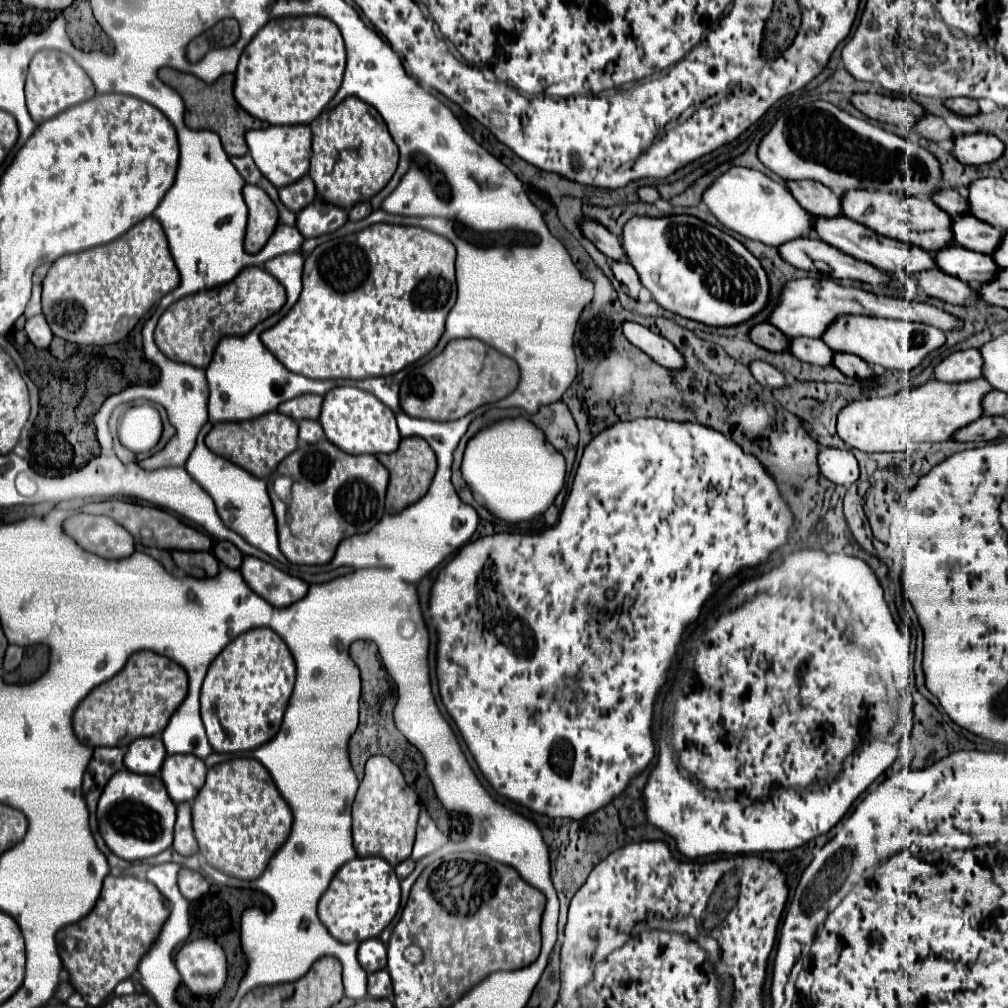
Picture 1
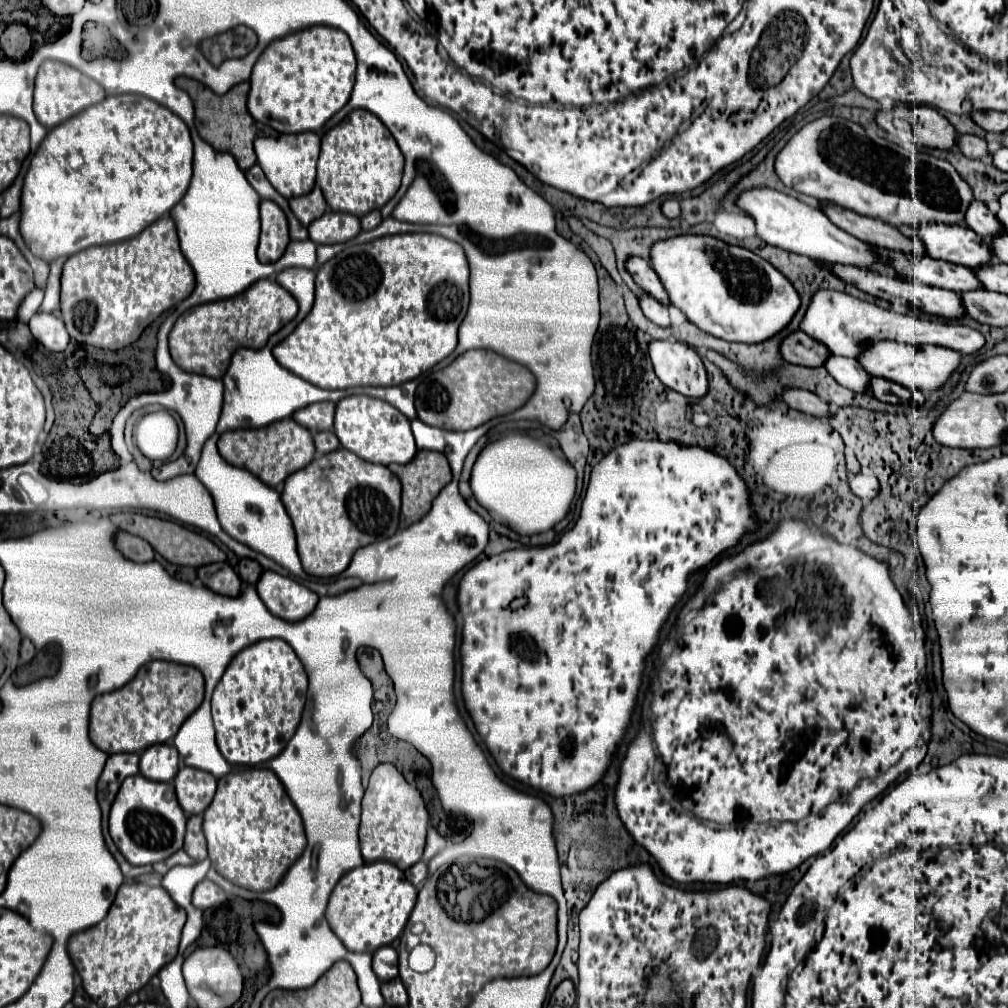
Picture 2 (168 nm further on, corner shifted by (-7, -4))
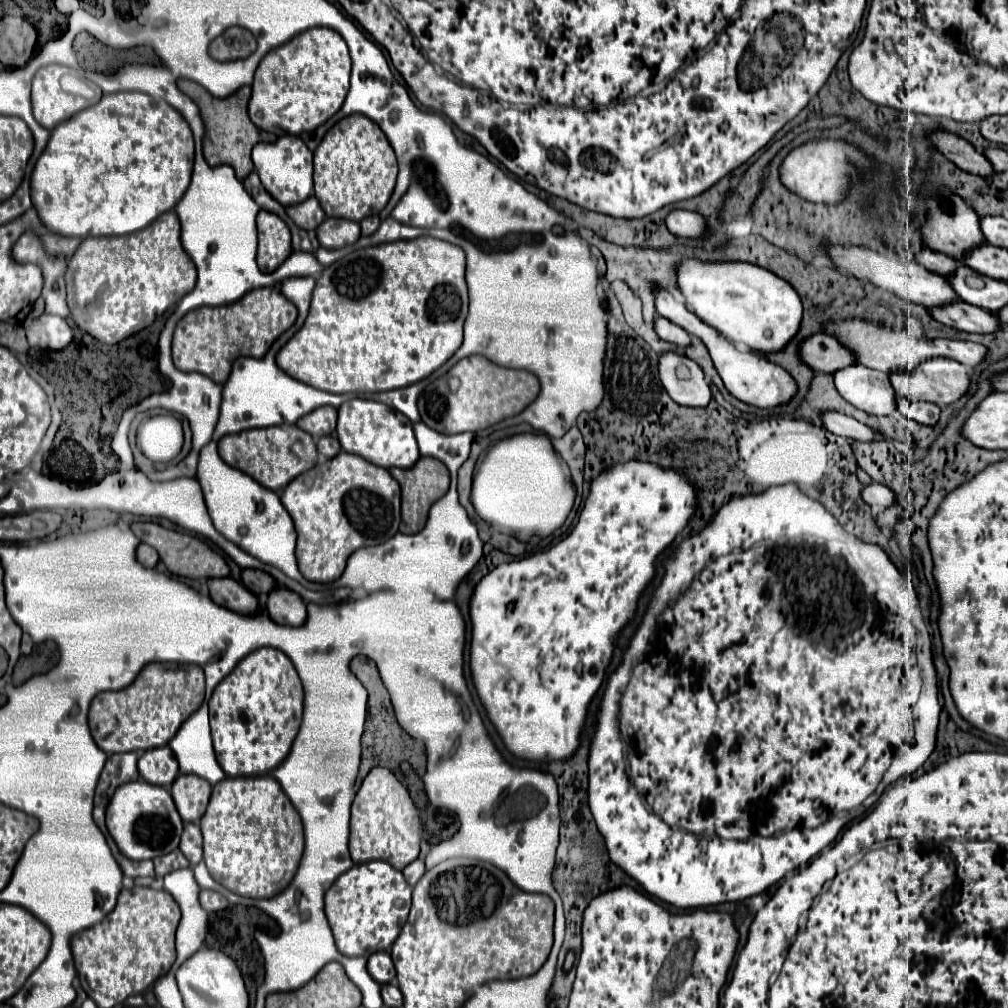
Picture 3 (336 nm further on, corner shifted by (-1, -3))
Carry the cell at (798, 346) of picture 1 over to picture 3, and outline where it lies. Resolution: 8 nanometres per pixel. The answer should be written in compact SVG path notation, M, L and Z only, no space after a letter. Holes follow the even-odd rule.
M853 364L833 372L833 378L835 378L837 392L859 410L865 410L877 416L891 416L898 413L899 424L908 421L900 412L895 412L897 394L887 374L881 374L861 364Z

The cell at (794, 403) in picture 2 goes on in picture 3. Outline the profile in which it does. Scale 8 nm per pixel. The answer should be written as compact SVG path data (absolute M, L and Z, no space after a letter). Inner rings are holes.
M835 410L821 412L821 422L829 432L843 436L843 438L851 438L851 440L871 440L873 438L873 432L869 426L857 422L851 416L839 414Z

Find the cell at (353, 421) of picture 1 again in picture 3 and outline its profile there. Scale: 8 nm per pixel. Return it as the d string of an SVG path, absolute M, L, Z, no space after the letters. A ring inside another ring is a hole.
M353 398L339 406L339 420L335 434L345 452L357 454L371 464L377 464L381 468L391 468L391 466L409 468L419 460L419 448L411 426L413 422L405 414L381 402Z

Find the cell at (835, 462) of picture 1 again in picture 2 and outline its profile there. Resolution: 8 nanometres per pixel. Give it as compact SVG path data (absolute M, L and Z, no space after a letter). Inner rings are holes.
M859 473L853 475L849 479L851 491L855 491L857 497L861 497L863 501L871 501L875 499L875 495L879 495L879 481L875 475L867 475L867 473Z

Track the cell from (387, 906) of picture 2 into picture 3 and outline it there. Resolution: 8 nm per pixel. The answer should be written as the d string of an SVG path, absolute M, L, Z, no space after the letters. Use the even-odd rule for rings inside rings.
M371 860L355 864L351 870L341 874L325 892L325 914L339 952L345 956L369 956L387 950L407 920L411 898L412 887L389 862Z

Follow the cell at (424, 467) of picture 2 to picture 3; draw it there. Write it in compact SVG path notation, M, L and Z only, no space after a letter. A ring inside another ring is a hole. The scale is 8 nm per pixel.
M421 456L411 468L389 468L389 472L401 486L401 526L399 526L399 530L403 534L417 534L427 522L427 512L429 512L431 504L447 492L449 470L441 460Z

